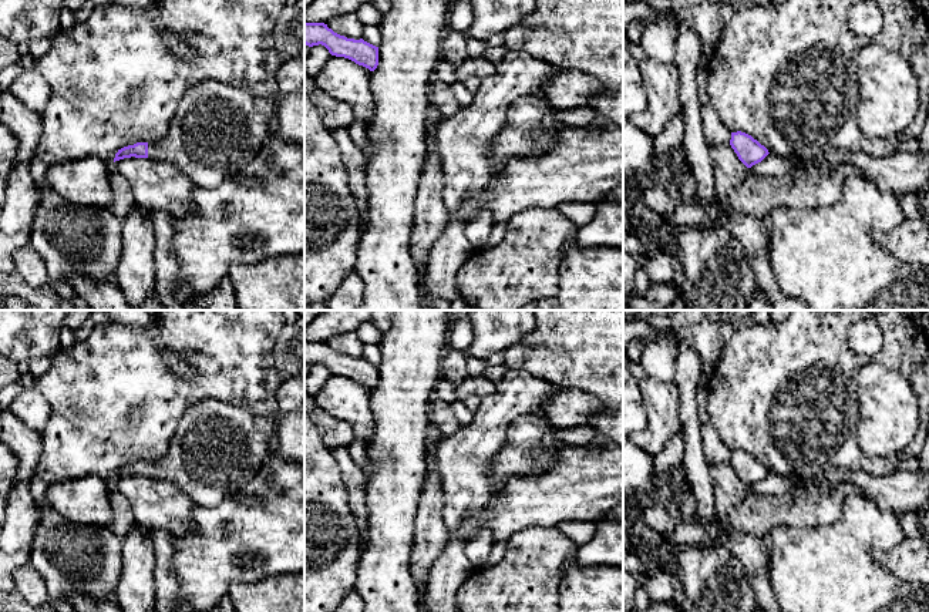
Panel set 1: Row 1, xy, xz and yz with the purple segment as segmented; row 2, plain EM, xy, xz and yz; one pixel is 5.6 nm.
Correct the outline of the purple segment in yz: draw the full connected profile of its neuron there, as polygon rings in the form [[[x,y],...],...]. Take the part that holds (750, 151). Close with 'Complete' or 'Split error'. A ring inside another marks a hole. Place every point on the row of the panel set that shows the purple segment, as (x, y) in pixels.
[[[741,131],[731,132],[730,145],[747,168],[761,162],[770,154],[764,145]]]. Complete

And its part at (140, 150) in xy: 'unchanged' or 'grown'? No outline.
grown

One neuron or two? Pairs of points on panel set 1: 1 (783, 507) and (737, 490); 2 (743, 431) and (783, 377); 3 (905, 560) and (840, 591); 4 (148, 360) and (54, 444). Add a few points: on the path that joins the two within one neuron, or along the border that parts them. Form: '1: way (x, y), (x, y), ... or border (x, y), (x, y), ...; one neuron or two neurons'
1: border (749, 488), (747, 496), (726, 518); two neurons
2: way (746, 419), (774, 390); one neuron
3: border (872, 551), (872, 555), (894, 575), (914, 584); two neurons
4: way (124, 384), (113, 396), (113, 402), (78, 436); one neuron

